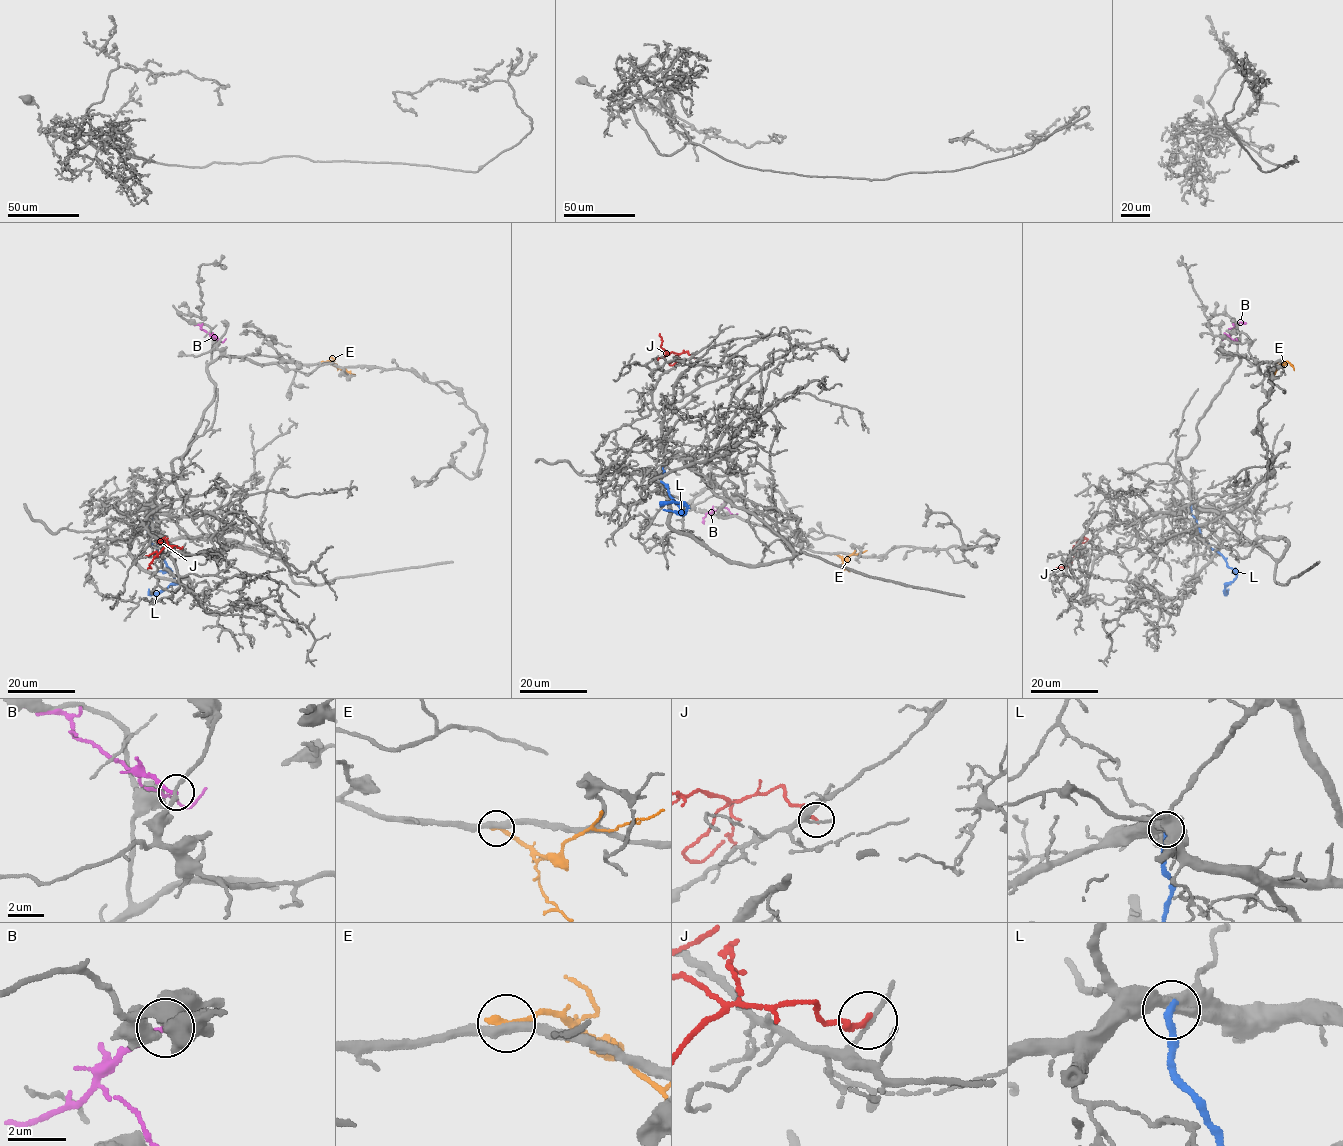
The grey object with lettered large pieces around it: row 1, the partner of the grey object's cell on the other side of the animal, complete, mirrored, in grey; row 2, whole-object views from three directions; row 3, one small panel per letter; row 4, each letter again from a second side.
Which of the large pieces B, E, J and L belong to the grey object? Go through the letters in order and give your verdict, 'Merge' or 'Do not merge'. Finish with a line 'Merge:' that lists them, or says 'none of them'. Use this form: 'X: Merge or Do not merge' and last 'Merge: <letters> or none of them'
B: Do not merge
E: Do not merge
J: Do not merge
L: Do not merge
Merge: none of them

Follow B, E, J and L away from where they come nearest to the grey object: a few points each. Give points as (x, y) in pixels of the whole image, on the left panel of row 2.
B: (220, 340), (192, 323)
E: (323, 362), (327, 361), (355, 375)
J: (182, 548), (166, 546), (148, 568)
L: (151, 506), (148, 538), (162, 556), (175, 583), (158, 592), (151, 593), (149, 589)

